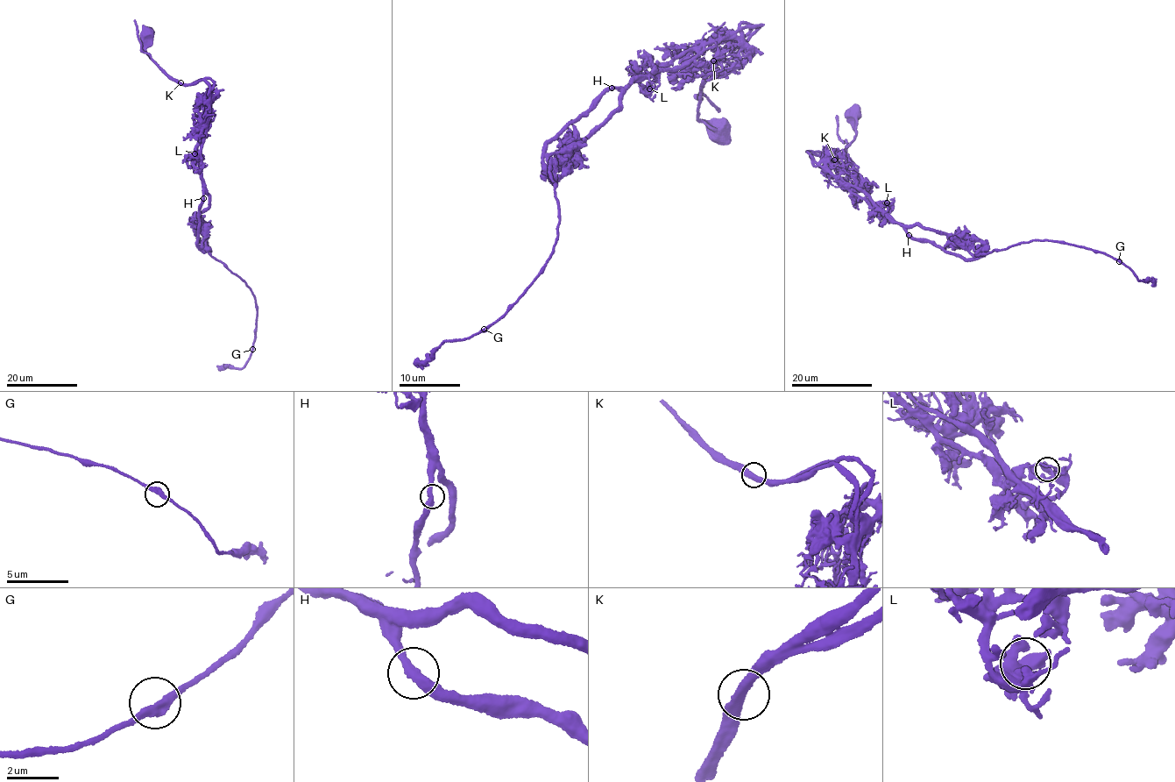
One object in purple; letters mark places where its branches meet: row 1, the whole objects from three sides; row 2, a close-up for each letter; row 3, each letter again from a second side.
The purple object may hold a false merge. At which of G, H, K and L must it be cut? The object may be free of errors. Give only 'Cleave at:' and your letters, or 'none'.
Cleave at: K

